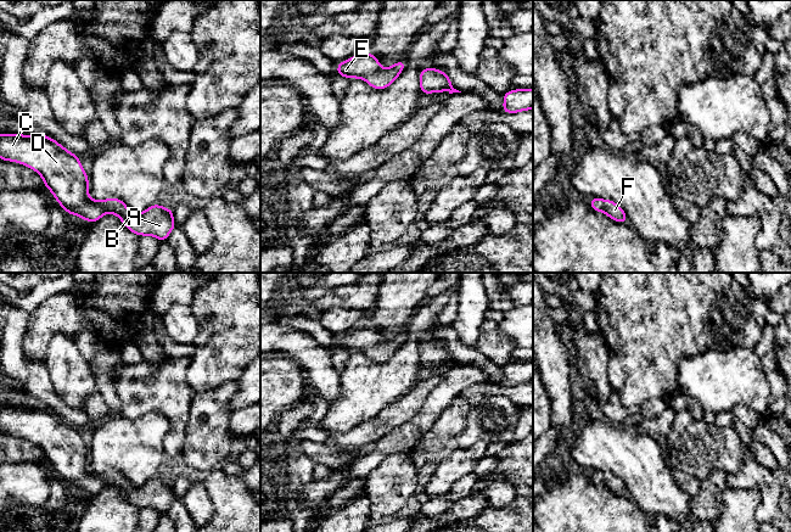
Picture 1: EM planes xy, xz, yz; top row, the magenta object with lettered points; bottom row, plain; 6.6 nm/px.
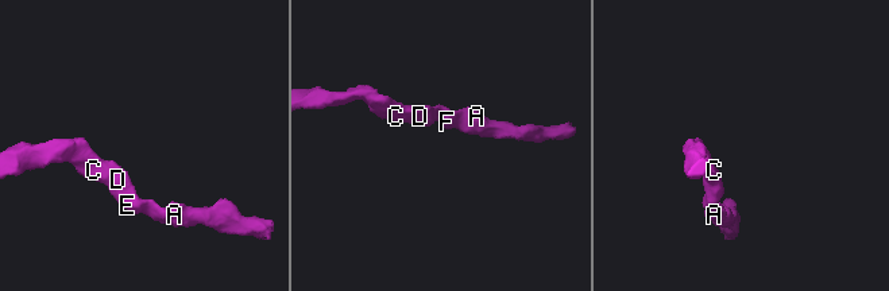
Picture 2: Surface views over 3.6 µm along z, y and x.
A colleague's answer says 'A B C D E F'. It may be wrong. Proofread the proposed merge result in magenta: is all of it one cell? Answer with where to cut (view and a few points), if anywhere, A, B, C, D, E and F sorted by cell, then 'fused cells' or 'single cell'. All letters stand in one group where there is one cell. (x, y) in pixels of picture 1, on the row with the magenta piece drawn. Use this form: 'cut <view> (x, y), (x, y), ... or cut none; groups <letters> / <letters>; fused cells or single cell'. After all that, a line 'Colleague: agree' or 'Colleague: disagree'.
cut none; groups A B C D E F; single cell
Colleague: agree

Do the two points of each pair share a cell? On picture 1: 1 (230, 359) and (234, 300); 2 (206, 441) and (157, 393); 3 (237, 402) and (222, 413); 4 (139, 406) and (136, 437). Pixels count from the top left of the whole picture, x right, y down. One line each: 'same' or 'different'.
1: same
2: different
3: different
4: different

